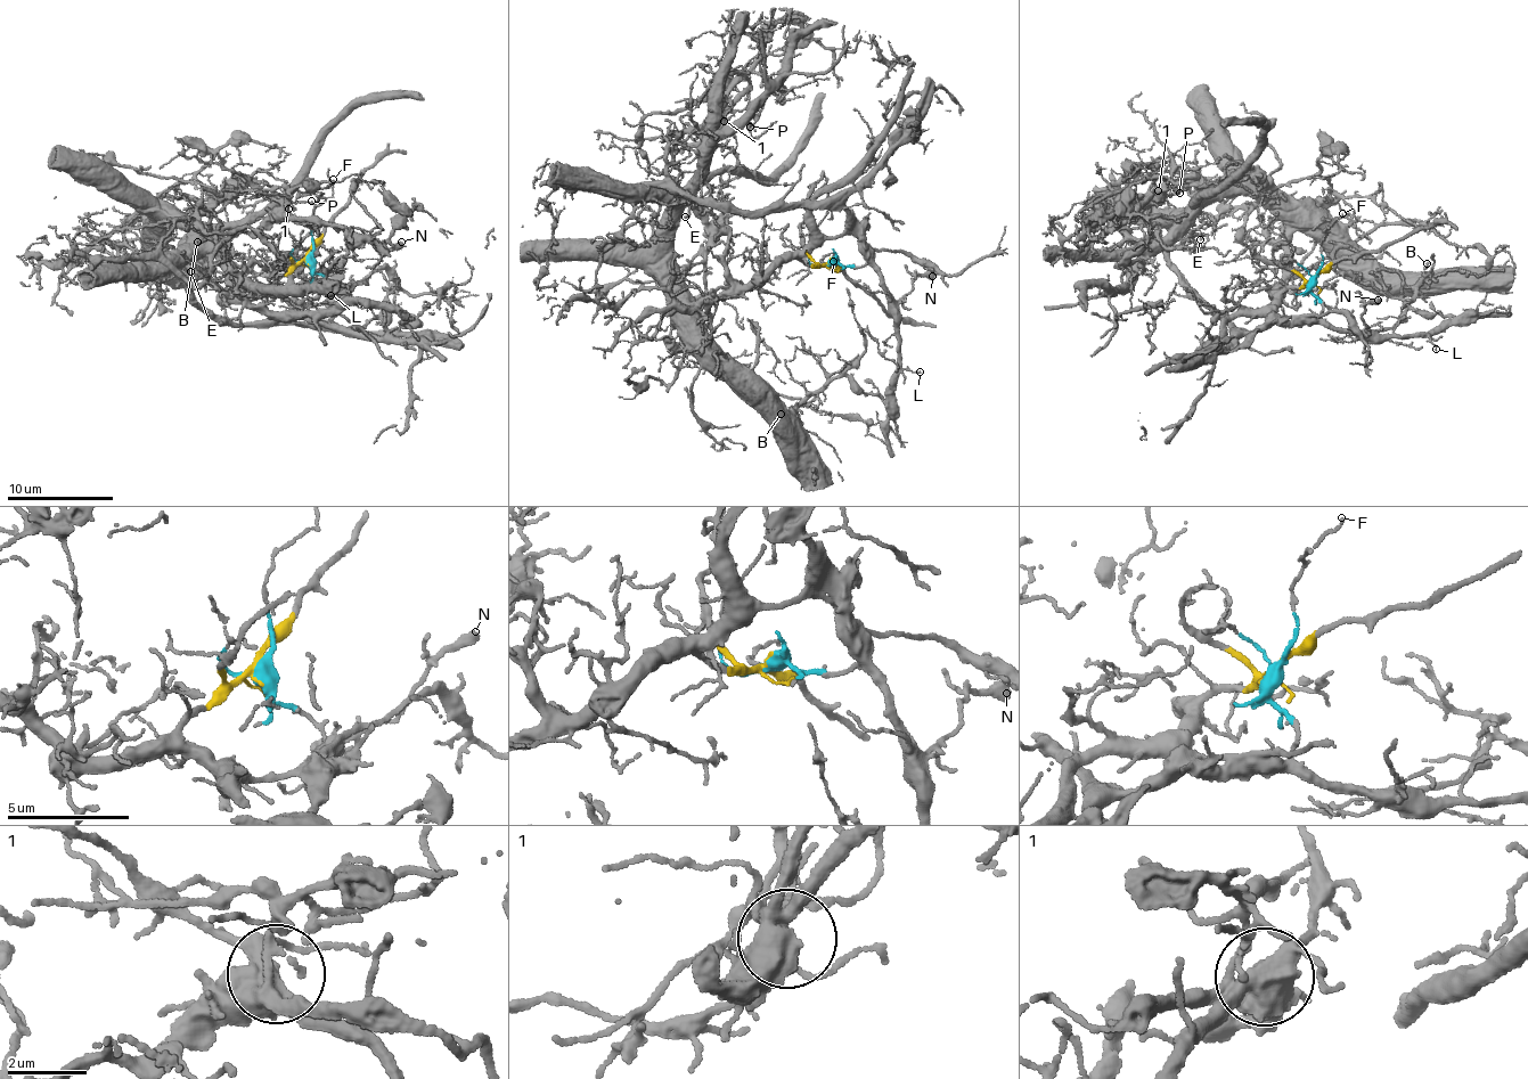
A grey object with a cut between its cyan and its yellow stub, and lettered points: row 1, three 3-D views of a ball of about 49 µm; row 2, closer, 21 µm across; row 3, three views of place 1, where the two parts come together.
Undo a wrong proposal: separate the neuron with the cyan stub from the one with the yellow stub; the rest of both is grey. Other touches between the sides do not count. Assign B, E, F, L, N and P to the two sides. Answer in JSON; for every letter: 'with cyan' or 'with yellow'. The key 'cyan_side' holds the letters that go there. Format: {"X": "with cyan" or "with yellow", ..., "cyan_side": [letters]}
{"B": "with yellow", "E": "with yellow", "F": "with cyan", "L": "with cyan", "N": "with cyan", "P": "with yellow", "cyan_side": ["F", "L", "N"]}

